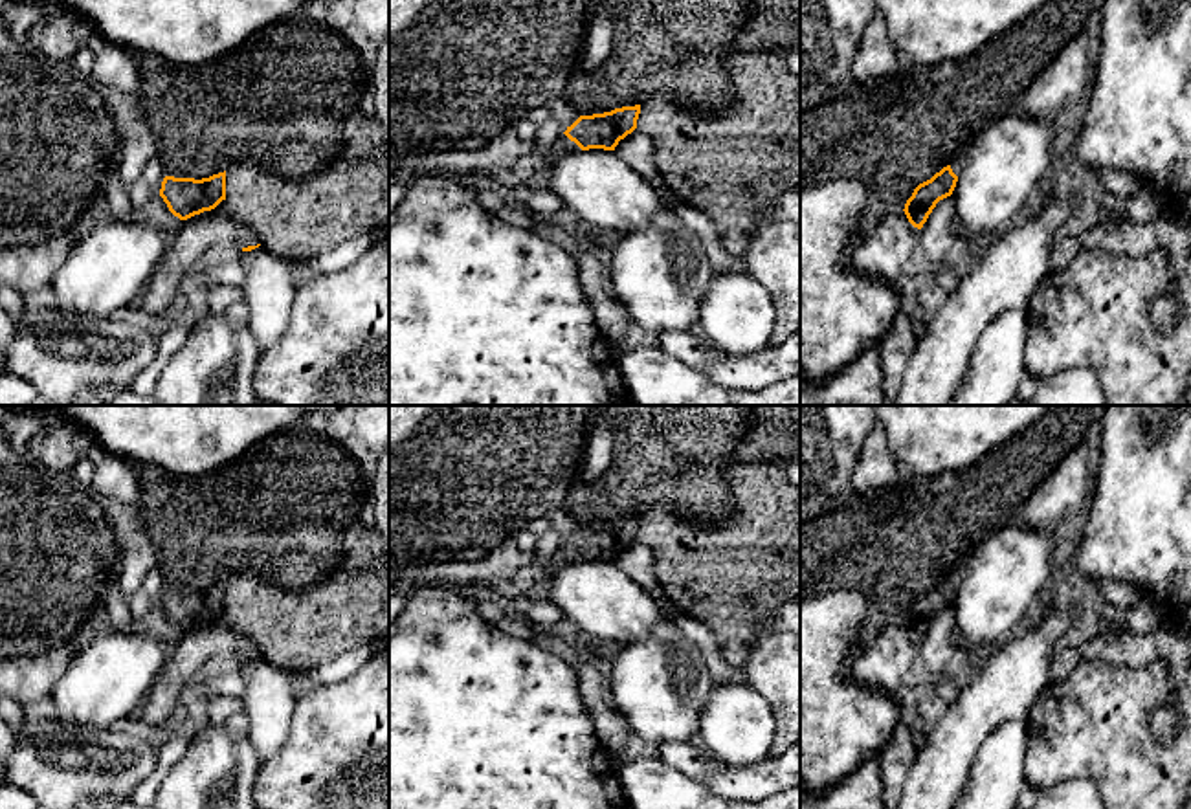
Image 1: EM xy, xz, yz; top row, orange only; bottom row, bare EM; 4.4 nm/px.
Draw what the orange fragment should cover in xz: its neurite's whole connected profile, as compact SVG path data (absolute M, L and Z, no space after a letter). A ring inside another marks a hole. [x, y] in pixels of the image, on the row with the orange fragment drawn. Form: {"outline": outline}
{"outline": "M640 105L580 116L571 127L563 128L547 158L556 160L562 154L589 149L615 150L618 141L637 128L639 114Z"}

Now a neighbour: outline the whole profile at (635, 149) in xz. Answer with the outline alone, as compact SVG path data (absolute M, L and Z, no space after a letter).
M635 128L618 141L613 152L650 183L661 178L653 141L644 132Z

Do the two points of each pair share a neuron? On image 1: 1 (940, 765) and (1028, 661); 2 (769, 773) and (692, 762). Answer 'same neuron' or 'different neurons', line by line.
1: same neuron
2: same neuron

